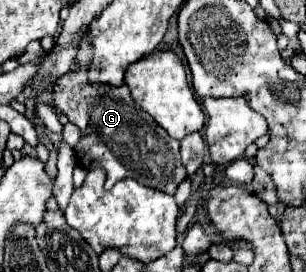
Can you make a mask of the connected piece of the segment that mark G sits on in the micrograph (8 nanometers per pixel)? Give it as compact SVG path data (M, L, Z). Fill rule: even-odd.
M86 34L76 50L76 58L74 62L78 64L78 70L70 70L66 72L54 86L52 90L52 104L56 108L58 114L66 114L68 120L72 124L76 124L80 130L82 130L82 138L80 138L80 146L76 146L76 156L78 156L78 164L84 166L86 170L92 170L92 168L104 168L108 178L106 178L106 188L110 190L118 180L124 180L124 178L134 178L138 180L140 184L144 186L150 186L150 188L156 188L156 190L162 190L162 192L168 192L168 194L174 194L178 184L186 178L186 170L180 162L180 142L170 138L168 132L158 126L154 122L152 116L148 116L136 102L134 98L130 96L130 90L126 84L122 86L108 86L108 84L96 84L96 82L90 82L88 80L88 68L92 64L92 46L90 46L90 34Z

